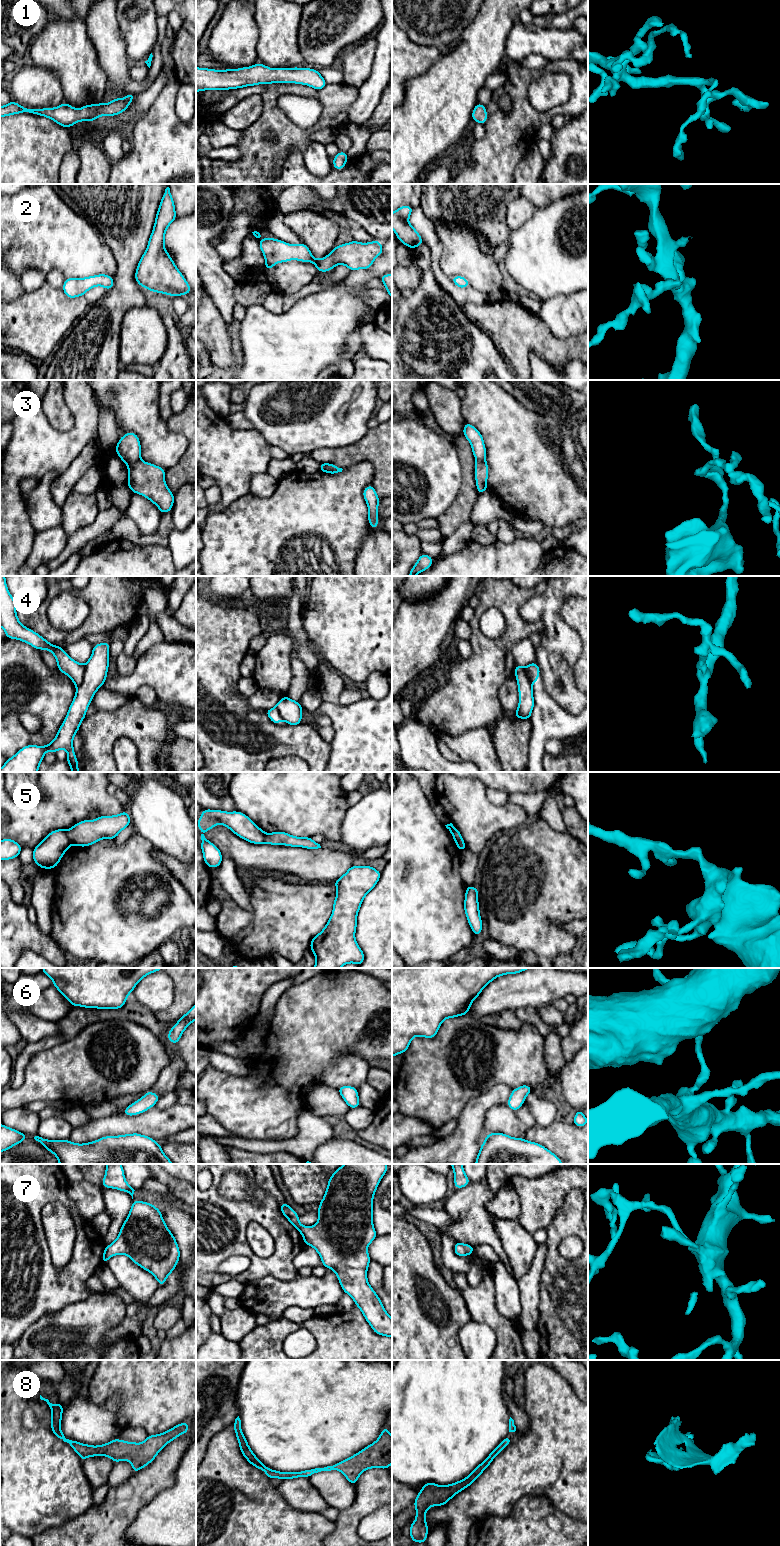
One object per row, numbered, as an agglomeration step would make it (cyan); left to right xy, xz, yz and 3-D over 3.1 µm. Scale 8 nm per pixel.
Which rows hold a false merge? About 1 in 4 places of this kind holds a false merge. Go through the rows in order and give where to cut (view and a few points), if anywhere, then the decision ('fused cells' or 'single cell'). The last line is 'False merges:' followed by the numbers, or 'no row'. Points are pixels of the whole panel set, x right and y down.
1: no cut | single cell
2: no cut | single cell
3: xy (140, 458), (127, 465) | fused cells
4: xy (85, 665), (83, 680), (77, 687) | fused cells
5: xy (66, 830), (71, 844) | fused cells
6: no cut | single cell
7: no cut | single cell
8: no cut | single cell
False merges: 3, 4, 5

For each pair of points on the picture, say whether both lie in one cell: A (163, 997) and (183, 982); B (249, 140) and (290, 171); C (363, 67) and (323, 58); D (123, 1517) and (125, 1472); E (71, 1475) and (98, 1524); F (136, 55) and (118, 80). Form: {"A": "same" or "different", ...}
{"A": "different", "B": "different", "C": "different", "D": "different", "E": "different", "F": "different"}

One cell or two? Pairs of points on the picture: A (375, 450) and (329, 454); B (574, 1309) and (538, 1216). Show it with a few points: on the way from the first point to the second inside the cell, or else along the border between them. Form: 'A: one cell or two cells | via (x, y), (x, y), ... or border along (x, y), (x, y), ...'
A: one cell | via (364, 450), (353, 454), (340, 454)
B: two cells | border along (559, 1207), (546, 1227)

